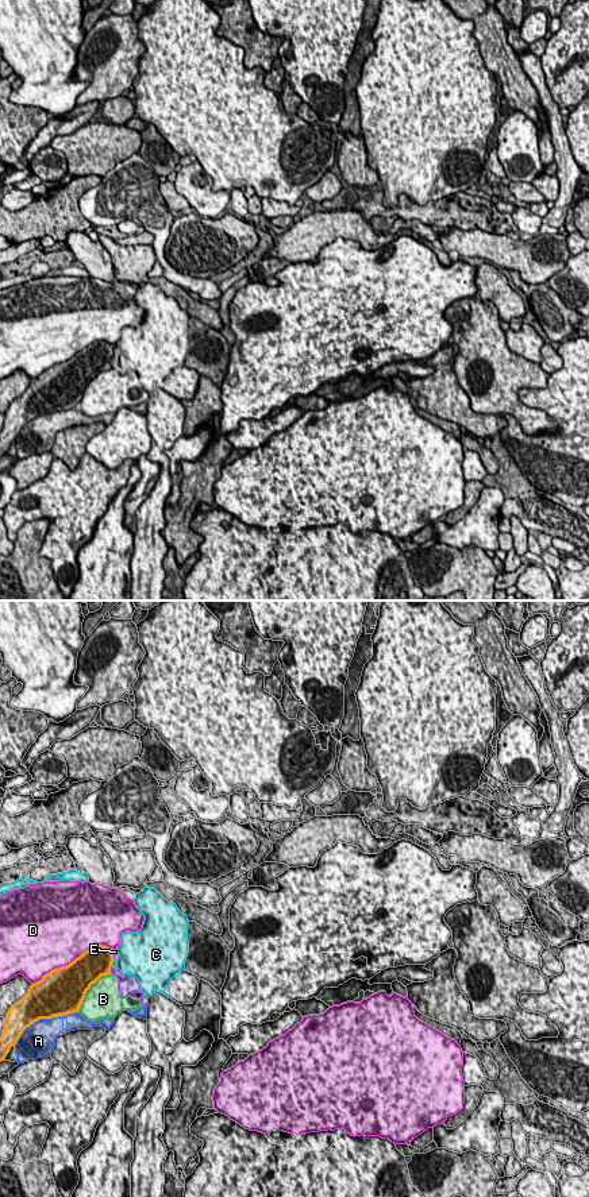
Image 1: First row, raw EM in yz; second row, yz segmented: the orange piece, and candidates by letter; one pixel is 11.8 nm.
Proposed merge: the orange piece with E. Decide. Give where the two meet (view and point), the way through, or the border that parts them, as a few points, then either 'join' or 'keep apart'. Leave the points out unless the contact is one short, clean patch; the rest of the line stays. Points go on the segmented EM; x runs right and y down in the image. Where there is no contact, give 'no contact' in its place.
contact yz (110, 969); border yz (111, 965), (110, 972); keep apart

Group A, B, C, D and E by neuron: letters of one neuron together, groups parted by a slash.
A / B E / C / D

